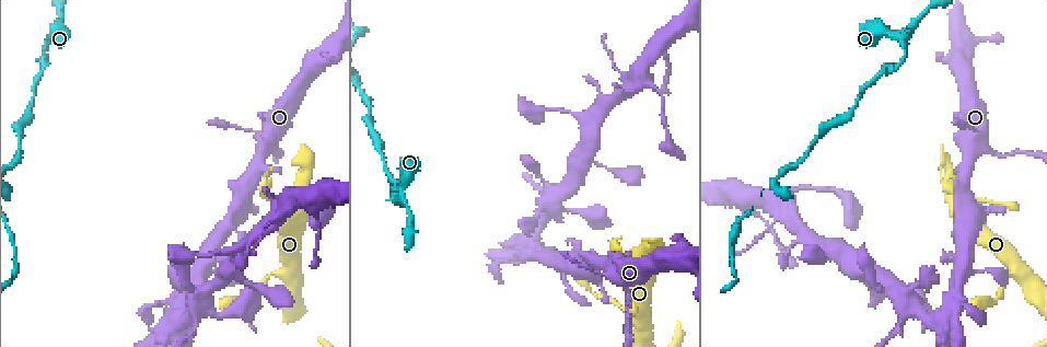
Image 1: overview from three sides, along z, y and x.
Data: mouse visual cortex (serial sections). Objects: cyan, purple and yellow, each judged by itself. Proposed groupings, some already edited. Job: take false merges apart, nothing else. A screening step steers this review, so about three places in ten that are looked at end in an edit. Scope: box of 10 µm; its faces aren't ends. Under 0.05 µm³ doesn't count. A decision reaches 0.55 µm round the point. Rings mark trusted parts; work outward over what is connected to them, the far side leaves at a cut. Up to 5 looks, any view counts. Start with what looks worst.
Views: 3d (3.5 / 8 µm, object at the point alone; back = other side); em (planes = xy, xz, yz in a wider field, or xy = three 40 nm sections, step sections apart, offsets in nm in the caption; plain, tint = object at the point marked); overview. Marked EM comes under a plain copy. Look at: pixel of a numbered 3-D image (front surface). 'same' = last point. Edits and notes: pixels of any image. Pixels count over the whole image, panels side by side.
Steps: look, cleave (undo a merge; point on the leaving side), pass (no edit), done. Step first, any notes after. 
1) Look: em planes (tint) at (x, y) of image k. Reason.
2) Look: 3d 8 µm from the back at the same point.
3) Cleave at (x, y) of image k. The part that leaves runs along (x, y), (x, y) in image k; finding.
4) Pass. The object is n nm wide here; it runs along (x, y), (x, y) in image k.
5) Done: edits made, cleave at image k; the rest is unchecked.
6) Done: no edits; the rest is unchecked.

Look: 3d 8 µm at (899, 37) of image 1. Small branch off a trunk.

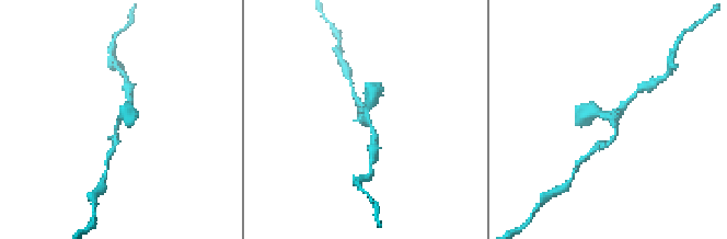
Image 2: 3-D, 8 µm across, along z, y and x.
Look: em xy step 2 (tint) at the same point. 3 arms meet here; the arms are 150, 200, 450 nm wide.

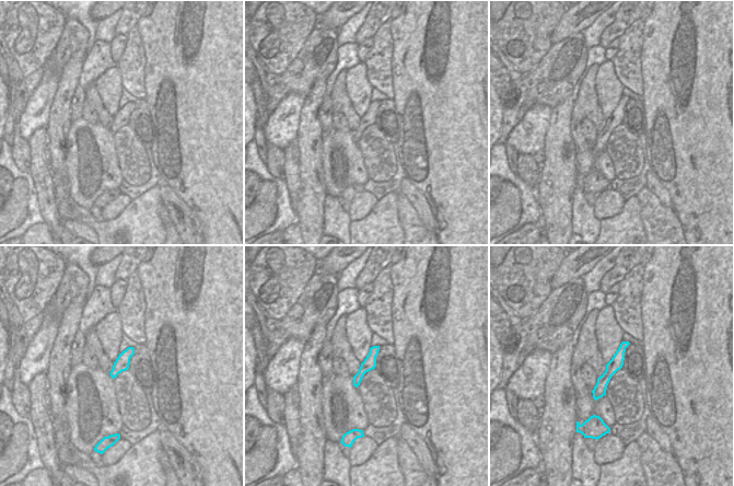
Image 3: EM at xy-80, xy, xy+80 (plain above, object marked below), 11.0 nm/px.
Pass. It runs along (128, 116), (119, 116), (114, 146) in image 2; one cell here.

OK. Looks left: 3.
Look: 3d 3.5 µm at (617, 304) of image 1. A narrow waist.

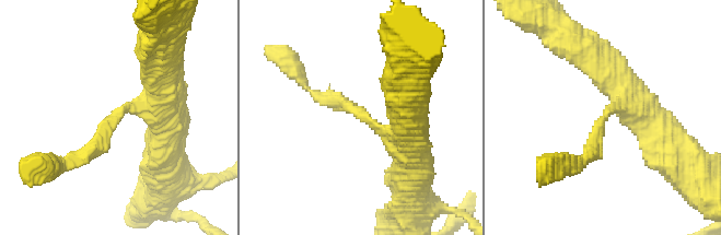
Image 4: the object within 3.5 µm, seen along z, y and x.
Look: em xy step 5 (tint) at (606, 116) of image 4. The arms are 200, 450 nm wide; shape alone is not enough.

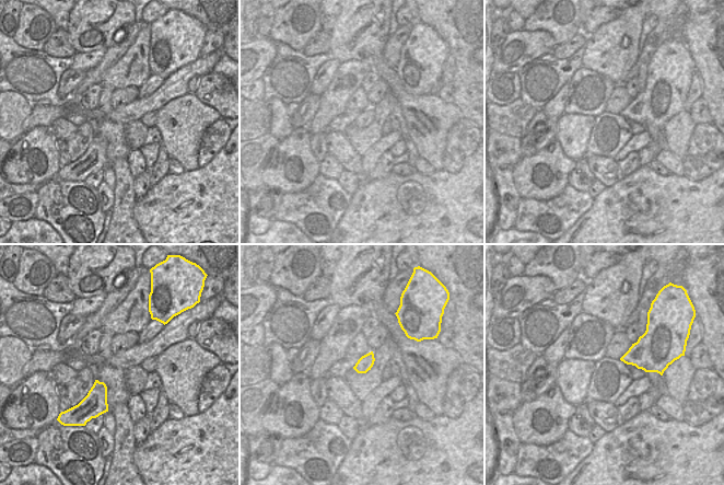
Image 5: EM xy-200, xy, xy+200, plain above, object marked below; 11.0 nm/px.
Look: em xy step 3 (tint) at the same point. Cut it another way.

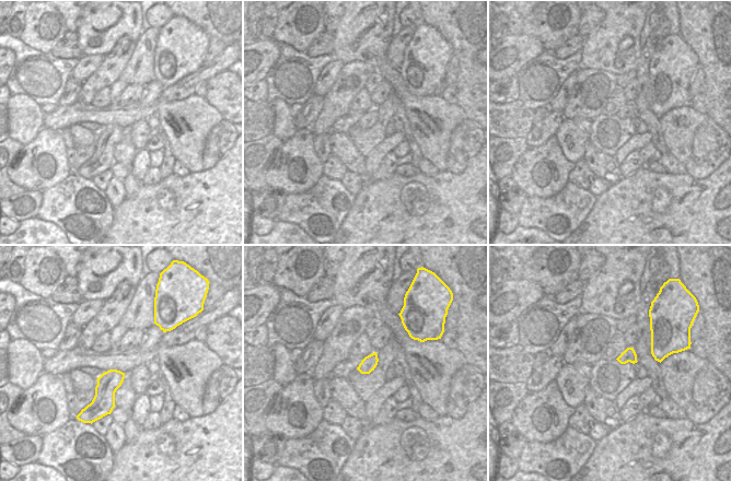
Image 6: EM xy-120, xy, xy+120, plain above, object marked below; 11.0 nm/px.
Pass. It runs along (405, 124), (388, 134), (314, 93) in image 4; all the same cell.

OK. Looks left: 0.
Done: no edits; the rest is unchecked.

